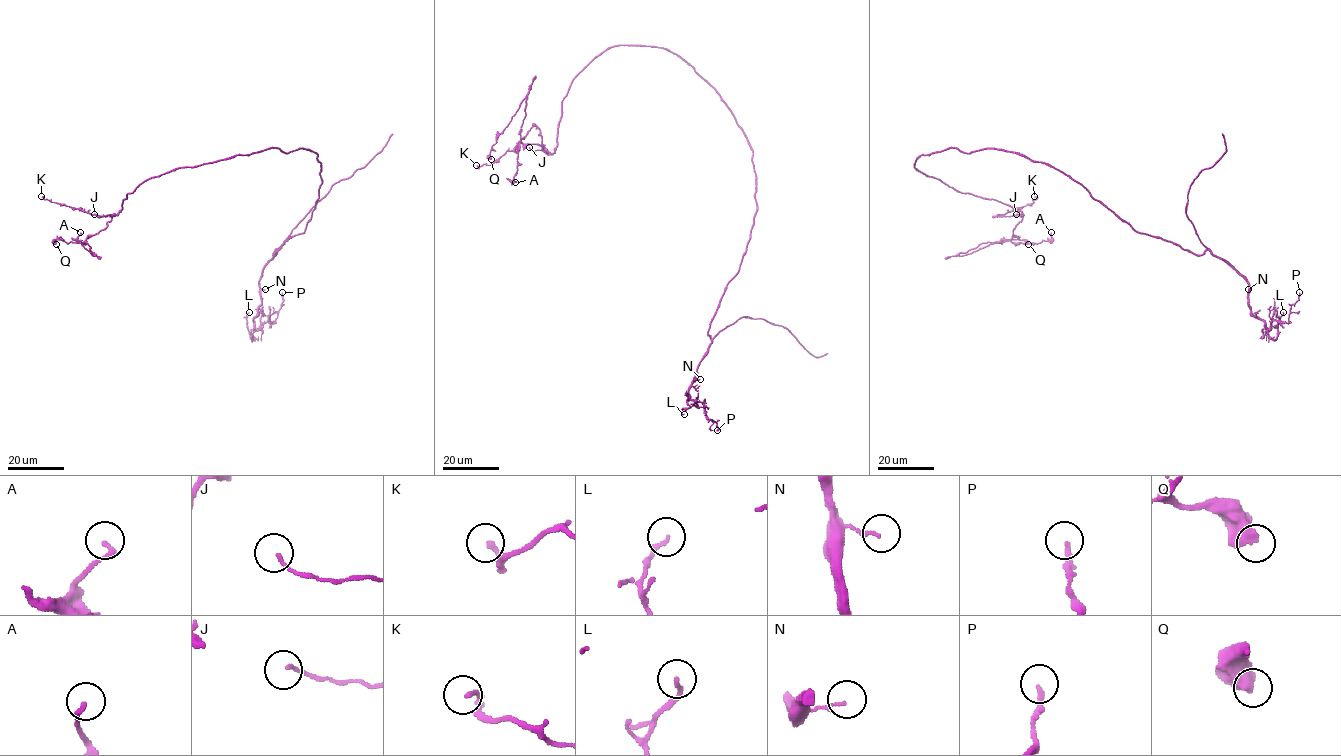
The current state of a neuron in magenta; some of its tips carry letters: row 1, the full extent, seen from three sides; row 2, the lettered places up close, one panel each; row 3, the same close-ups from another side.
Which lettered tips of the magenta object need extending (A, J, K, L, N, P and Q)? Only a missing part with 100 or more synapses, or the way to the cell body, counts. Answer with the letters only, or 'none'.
none

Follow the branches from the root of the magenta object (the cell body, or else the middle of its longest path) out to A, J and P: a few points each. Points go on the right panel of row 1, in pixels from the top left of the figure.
A: (974, 151), (947, 148), (922, 154), (914, 166), (961, 192), (1020, 210), (1012, 242), (1049, 241), (1051, 232)
J: (974, 151), (963, 153), (947, 148), (922, 154), (914, 166), (961, 192), (995, 199), (1022, 212), (1016, 214)
P: (974, 151), (1049, 164), (1136, 231), (1224, 259), (1268, 330), (1289, 321), (1299, 292)

